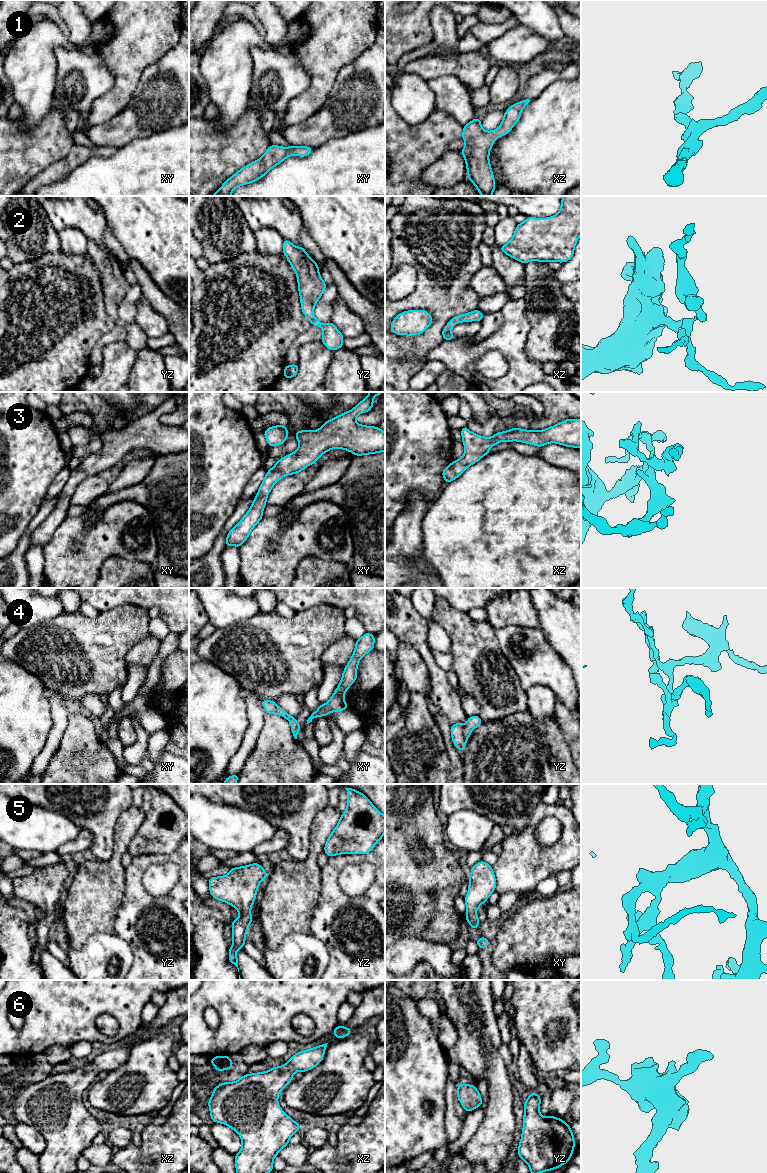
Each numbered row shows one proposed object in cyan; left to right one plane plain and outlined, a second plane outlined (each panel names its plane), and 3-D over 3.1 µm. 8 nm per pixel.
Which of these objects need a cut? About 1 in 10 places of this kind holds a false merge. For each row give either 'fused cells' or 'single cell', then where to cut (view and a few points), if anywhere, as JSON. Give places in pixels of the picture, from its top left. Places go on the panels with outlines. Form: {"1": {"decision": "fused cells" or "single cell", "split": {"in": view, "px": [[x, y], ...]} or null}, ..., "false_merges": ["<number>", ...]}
{"1": {"decision": "single cell", "split": null}, "2": {"decision": "single cell", "split": null}, "3": {"decision": "single cell", "split": null}, "4": {"decision": "single cell", "split": null}, "5": {"decision": "single cell", "split": null}, "6": {"decision": "single cell", "split": null}, "false_merges": []}

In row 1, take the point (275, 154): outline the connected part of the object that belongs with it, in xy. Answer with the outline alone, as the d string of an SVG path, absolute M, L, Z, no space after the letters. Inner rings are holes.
M270 145L260 159L238 170L233 176L227 179L212 196L231 196L235 188L259 180L287 157L295 155L305 157L309 155L313 149L314 148L308 146L281 147L278 145Z

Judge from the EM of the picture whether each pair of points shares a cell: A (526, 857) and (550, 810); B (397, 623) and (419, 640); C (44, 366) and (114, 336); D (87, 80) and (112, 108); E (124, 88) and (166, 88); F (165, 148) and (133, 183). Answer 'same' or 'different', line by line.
A: same
B: same
C: different
D: different
E: different
F: same

